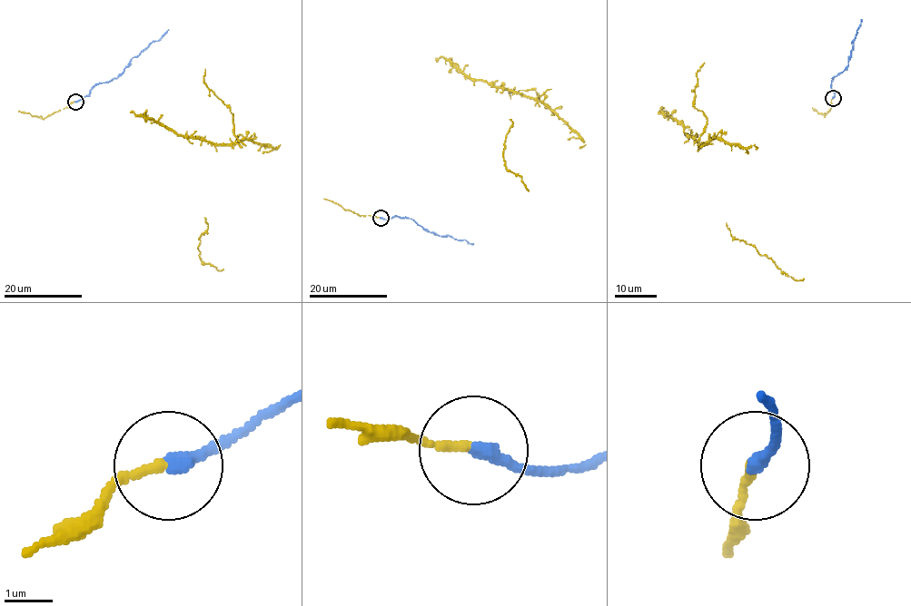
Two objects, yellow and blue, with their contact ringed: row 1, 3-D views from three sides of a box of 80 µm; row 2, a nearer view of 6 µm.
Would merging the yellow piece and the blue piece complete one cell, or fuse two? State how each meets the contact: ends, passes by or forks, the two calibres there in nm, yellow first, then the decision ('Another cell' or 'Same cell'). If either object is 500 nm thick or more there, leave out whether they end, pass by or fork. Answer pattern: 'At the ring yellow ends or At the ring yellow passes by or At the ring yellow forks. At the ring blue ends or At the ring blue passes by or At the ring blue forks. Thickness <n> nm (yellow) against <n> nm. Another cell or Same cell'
At the ring yellow ends. At the ring blue ends. Thickness 190 nm (yellow) against 300 nm. Same cell

